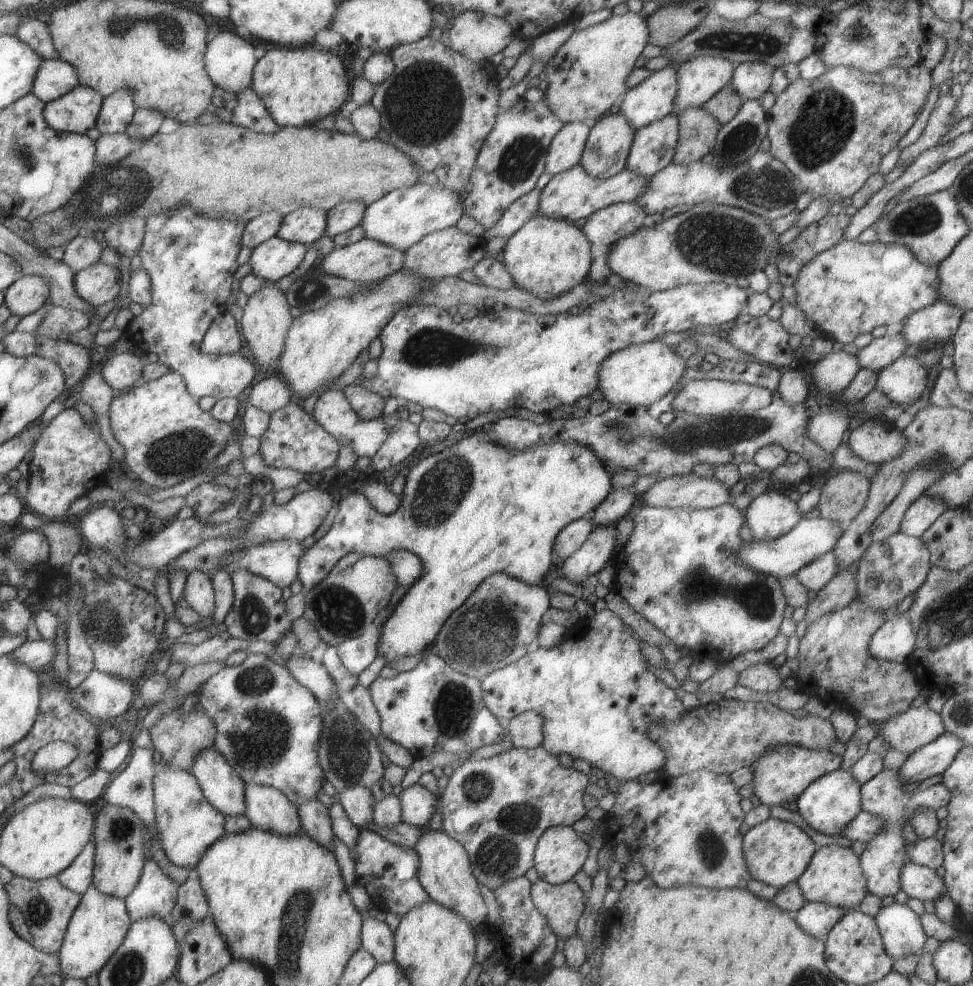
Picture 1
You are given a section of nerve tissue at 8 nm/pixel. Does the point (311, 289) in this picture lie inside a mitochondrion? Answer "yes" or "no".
yes

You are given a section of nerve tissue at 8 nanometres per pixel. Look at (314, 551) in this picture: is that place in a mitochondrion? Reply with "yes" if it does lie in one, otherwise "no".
no

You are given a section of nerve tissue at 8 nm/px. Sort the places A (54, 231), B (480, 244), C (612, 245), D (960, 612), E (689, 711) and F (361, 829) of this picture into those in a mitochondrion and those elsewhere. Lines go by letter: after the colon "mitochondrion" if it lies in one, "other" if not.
A: mitochondrion
B: other
C: other
D: mitochondrion
E: other
F: other

